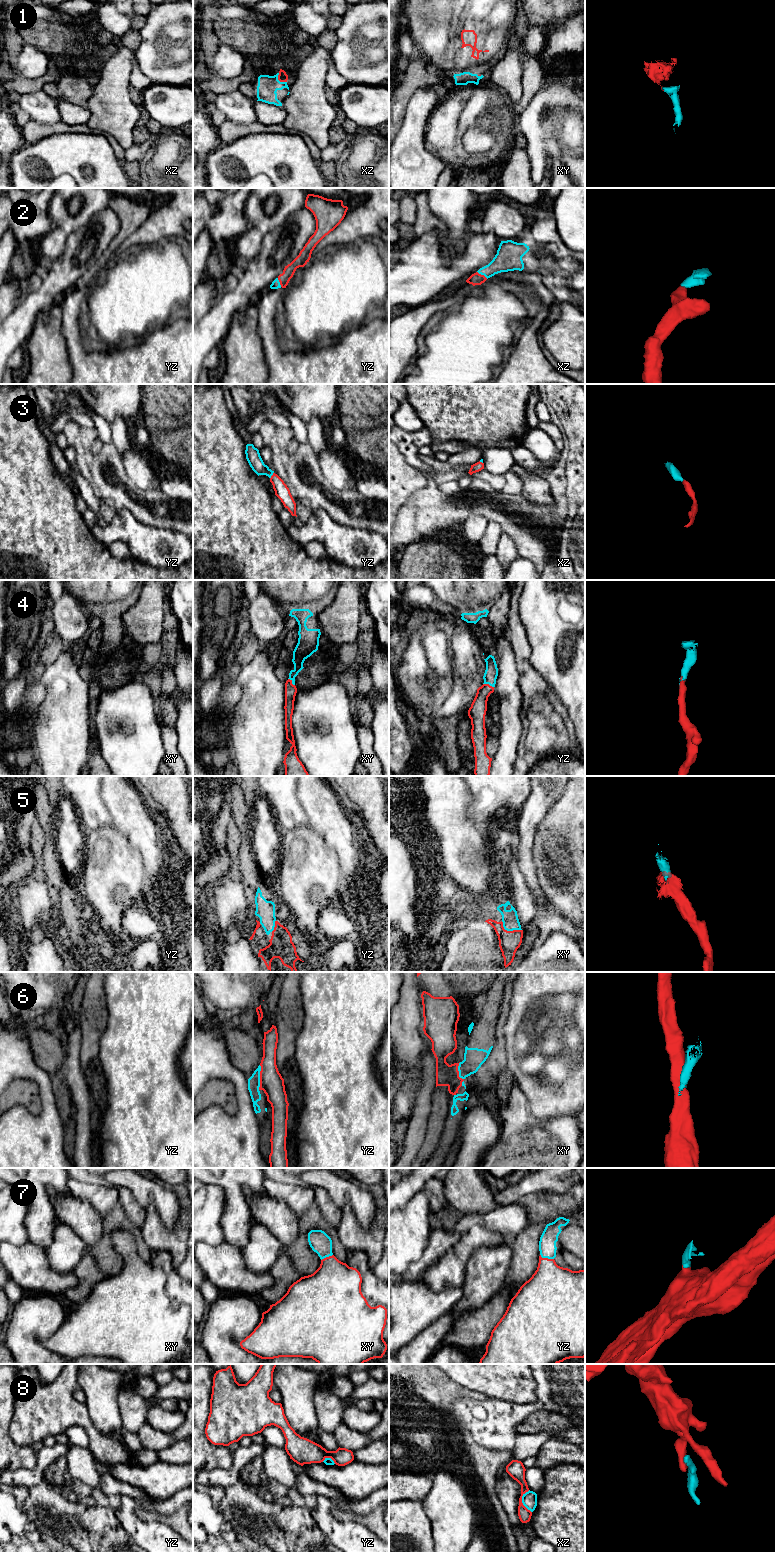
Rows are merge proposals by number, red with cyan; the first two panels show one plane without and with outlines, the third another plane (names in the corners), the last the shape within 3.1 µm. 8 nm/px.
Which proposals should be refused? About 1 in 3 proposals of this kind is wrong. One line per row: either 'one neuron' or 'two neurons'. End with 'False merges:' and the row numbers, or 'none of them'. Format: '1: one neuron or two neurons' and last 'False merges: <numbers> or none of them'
1: one neuron
2: one neuron
3: one neuron
4: one neuron
5: one neuron
6: two neurons
7: one neuron
8: two neurons
False merges: 6, 8

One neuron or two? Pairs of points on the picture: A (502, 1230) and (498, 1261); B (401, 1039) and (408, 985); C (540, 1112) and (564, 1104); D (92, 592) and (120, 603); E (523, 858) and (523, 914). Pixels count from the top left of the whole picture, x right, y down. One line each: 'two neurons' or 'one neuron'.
A: two neurons
B: one neuron
C: one neuron
D: one neuron
E: two neurons

